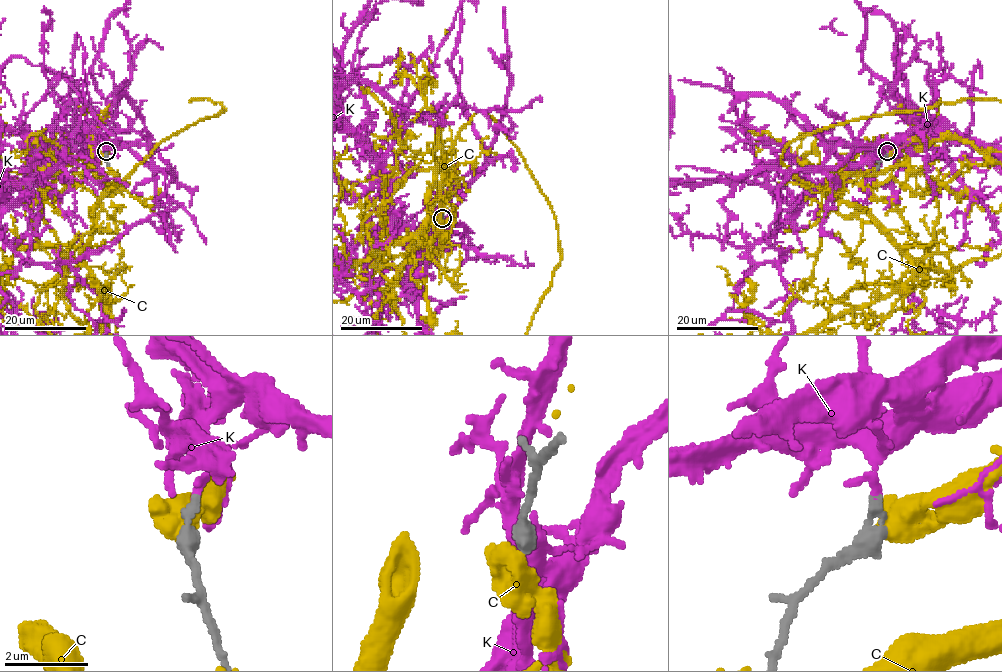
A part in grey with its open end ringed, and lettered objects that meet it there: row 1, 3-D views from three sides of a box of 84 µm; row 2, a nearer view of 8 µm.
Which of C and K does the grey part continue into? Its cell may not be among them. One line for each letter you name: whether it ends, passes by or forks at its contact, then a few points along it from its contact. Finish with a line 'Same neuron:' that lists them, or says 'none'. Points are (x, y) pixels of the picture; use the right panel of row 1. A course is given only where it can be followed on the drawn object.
K: it ends
Same neuron: K

